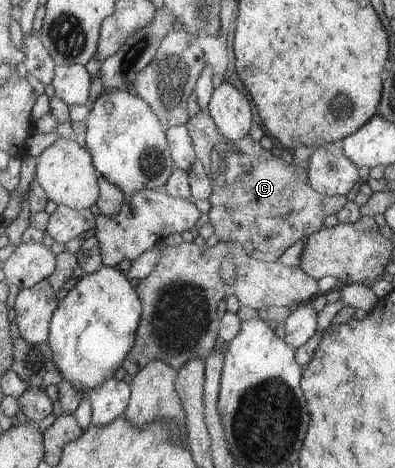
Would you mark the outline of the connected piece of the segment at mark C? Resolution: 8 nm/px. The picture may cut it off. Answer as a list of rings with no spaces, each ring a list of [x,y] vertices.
[[[195,108],[195,113],[185,126],[188,128],[196,158],[202,162],[212,182],[213,194],[208,198],[211,210],[207,216],[211,226],[215,228],[214,233],[221,240],[239,243],[257,260],[277,262],[292,244],[321,230],[326,218],[331,214],[337,214],[345,206],[347,202],[345,195],[327,196],[316,193],[308,181],[307,170],[303,167],[287,164],[281,158],[271,156],[271,152],[263,150],[259,142],[251,140],[249,135],[241,138],[239,142],[231,142],[219,132],[218,126],[208,112]]]

